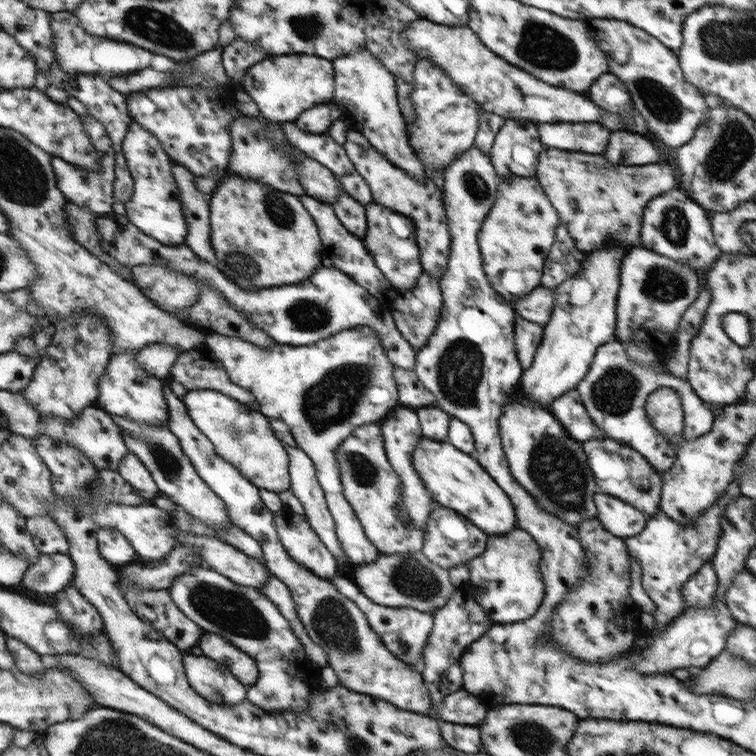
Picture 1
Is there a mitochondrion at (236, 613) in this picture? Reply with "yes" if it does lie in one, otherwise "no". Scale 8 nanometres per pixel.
yes

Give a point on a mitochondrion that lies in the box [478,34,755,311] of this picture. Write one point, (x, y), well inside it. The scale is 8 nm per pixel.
(653, 94)

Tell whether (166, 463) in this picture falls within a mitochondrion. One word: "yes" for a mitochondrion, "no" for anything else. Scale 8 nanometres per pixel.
yes

